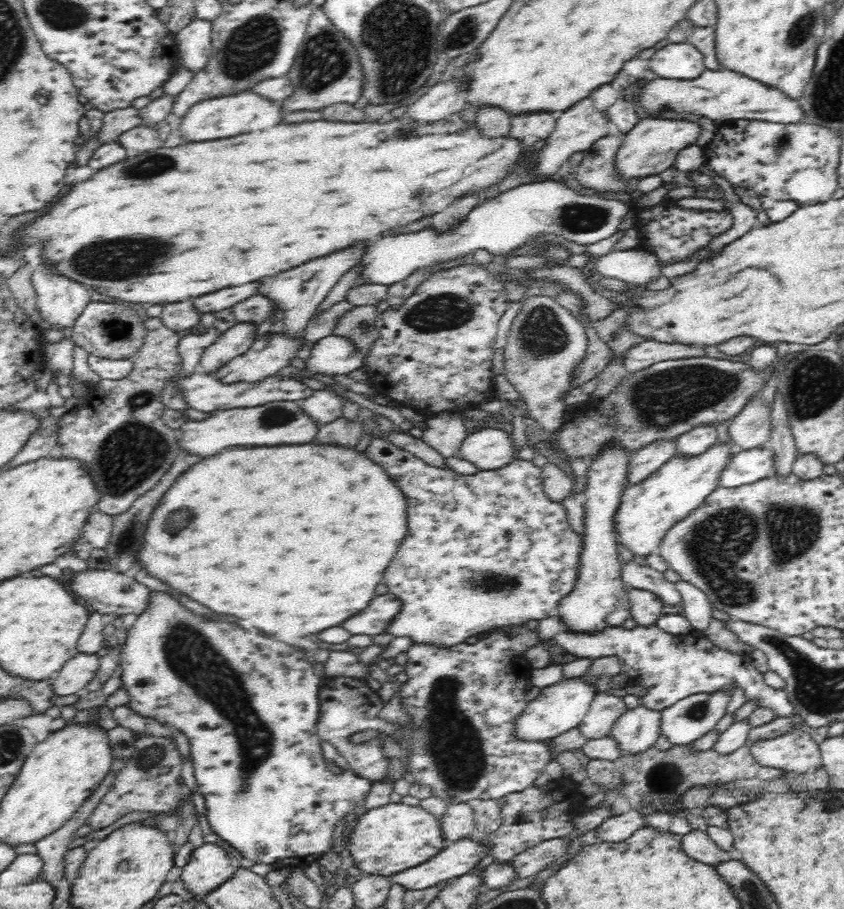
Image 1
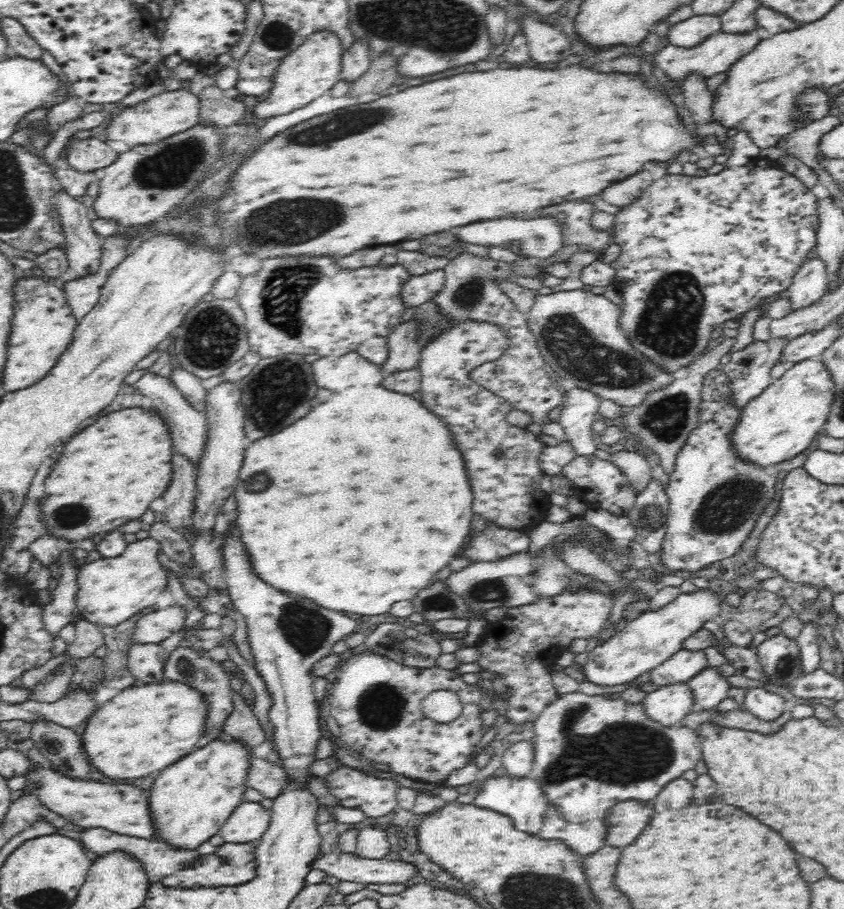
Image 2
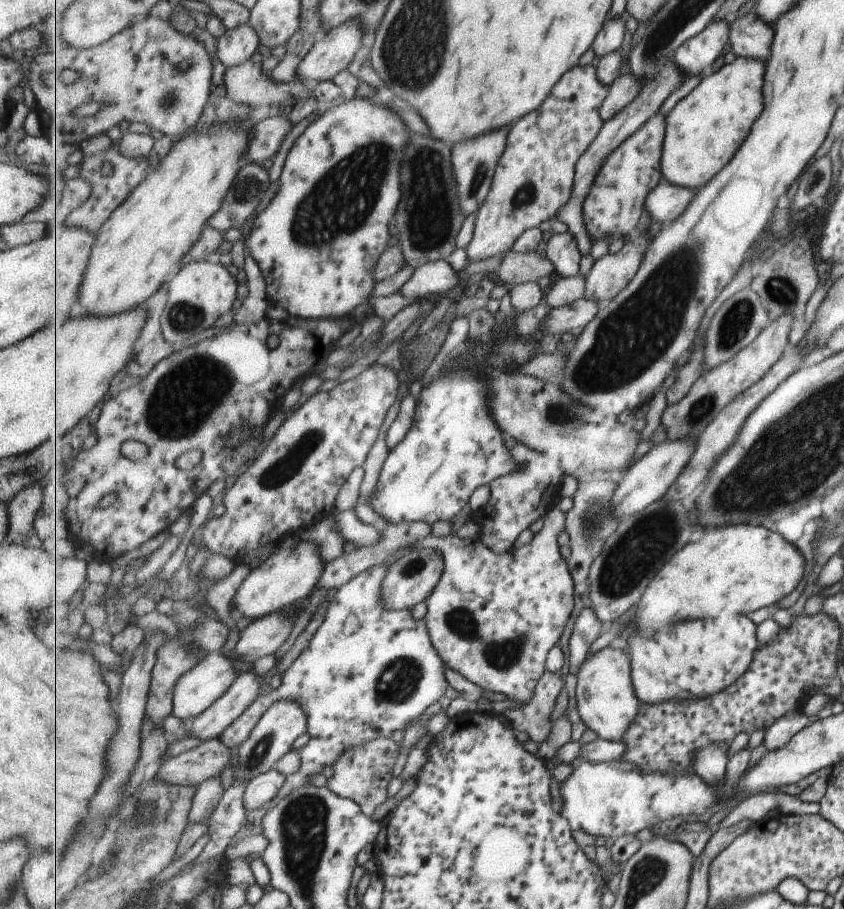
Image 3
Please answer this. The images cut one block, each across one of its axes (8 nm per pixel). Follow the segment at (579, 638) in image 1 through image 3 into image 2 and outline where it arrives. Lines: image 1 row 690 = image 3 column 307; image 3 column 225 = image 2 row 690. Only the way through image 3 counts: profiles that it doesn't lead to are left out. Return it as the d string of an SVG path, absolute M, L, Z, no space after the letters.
M732 687L729 690L729 698L762 720L778 718L784 712L786 704L786 699L780 694L773 694L764 688Z

